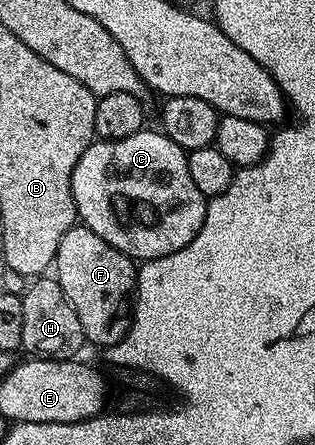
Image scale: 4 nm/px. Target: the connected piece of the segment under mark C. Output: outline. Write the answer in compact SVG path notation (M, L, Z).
M142 127L137 131L130 131L122 136L126 137L120 138L119 141L102 141L102 139L95 139L95 141L86 148L84 155L80 155L80 159L72 171L72 187L70 188L74 196L74 202L78 208L78 221L81 222L81 224L87 225L92 231L96 231L96 235L100 235L100 239L104 239L104 243L116 247L116 251L133 257L139 262L145 263L157 257L172 255L176 251L183 249L188 243L192 243L192 239L200 231L200 227L204 223L208 198L196 188L196 183L192 183L192 175L188 175L187 150L181 149L176 142L167 137L162 131L153 133L152 130Z

